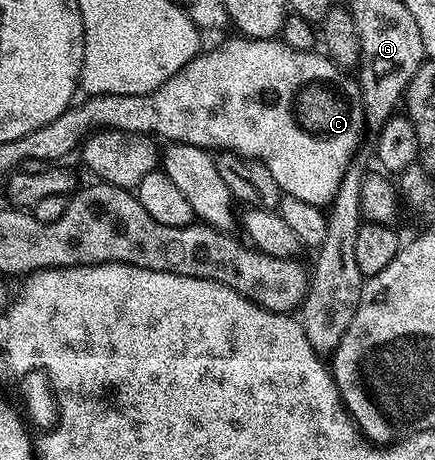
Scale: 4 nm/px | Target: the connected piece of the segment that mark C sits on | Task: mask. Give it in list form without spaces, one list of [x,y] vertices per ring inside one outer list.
[[[234,36],[228,42],[223,42],[220,46],[215,46],[212,50],[204,49],[196,54],[193,61],[185,64],[185,68],[178,70],[174,76],[165,84],[161,84],[151,94],[96,94],[80,101],[83,110],[72,104],[67,107],[71,114],[83,114],[83,130],[79,130],[79,122],[75,122],[75,140],[82,143],[88,134],[96,128],[101,130],[120,130],[121,132],[137,132],[154,136],[156,139],[166,140],[168,143],[180,142],[181,144],[193,144],[200,146],[203,150],[212,152],[230,152],[237,154],[241,158],[250,158],[253,162],[260,162],[267,174],[273,176],[273,180],[279,185],[280,191],[286,197],[305,200],[305,204],[313,204],[320,208],[326,207],[335,199],[335,193],[339,191],[341,180],[350,166],[350,162],[356,151],[359,150],[361,143],[365,138],[365,129],[363,123],[362,101],[357,93],[357,86],[354,81],[351,82],[346,73],[340,70],[326,53],[312,52],[310,50],[294,50],[289,48],[283,41],[275,38],[244,38]]]

